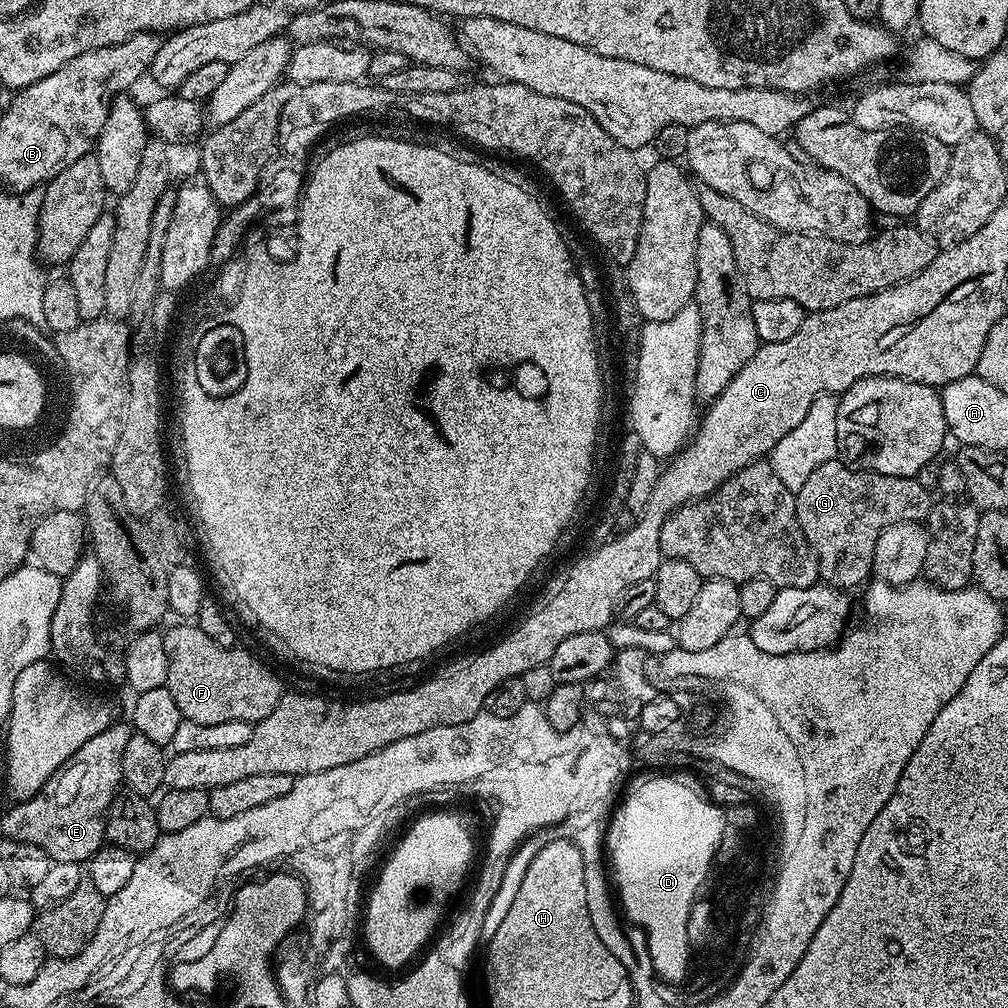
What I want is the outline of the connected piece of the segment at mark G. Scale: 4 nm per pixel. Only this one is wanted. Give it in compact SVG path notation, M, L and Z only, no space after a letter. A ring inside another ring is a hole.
M839 458L822 462L822 466L818 466L818 470L814 470L810 478L806 478L802 490L798 490L794 495L798 526L802 526L802 534L816 554L820 580L841 590L852 590L855 584L863 585L873 575L874 546L878 542L878 534L882 534L886 526L894 526L898 522L927 521L934 503L933 493L924 489L913 477L862 472Z

